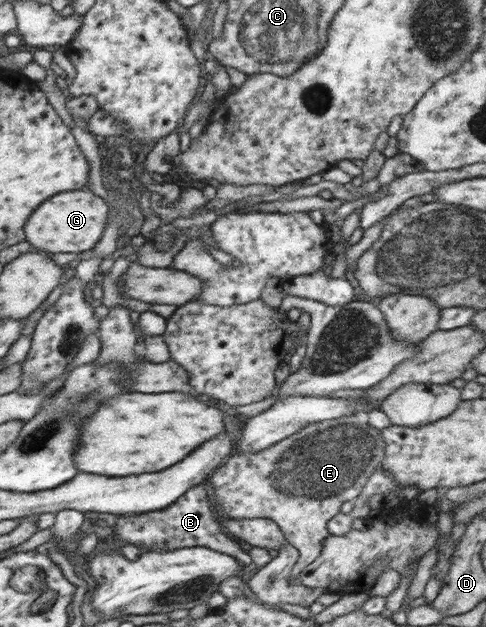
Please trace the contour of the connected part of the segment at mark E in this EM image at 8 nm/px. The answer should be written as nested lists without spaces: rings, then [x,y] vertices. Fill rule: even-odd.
[[[358,413],[310,423],[294,435],[255,453],[238,452],[220,464],[209,480],[214,486],[215,500],[223,510],[217,514],[224,523],[228,519],[243,518],[272,520],[281,530],[286,543],[299,553],[299,559],[290,572],[292,583],[299,586],[296,577],[319,556],[322,542],[329,536],[326,524],[339,513],[342,502],[360,494],[366,478],[376,467],[380,467],[385,446],[381,428],[370,428],[368,415]]]

